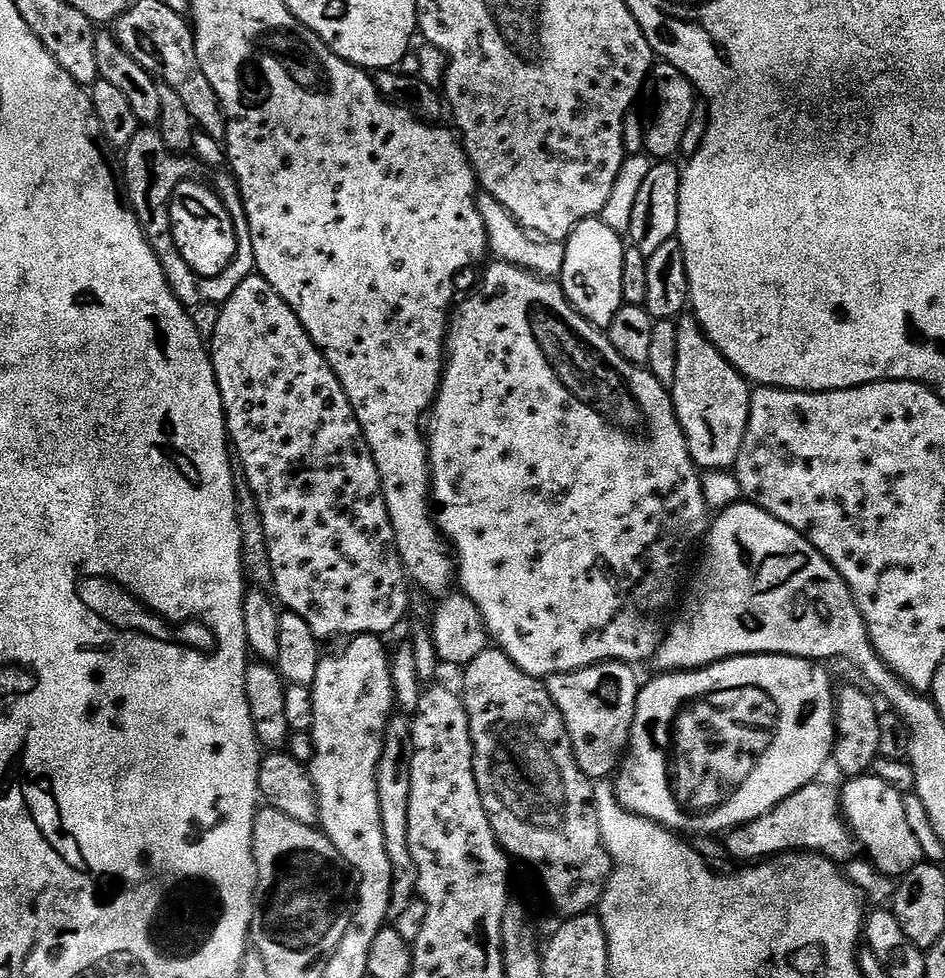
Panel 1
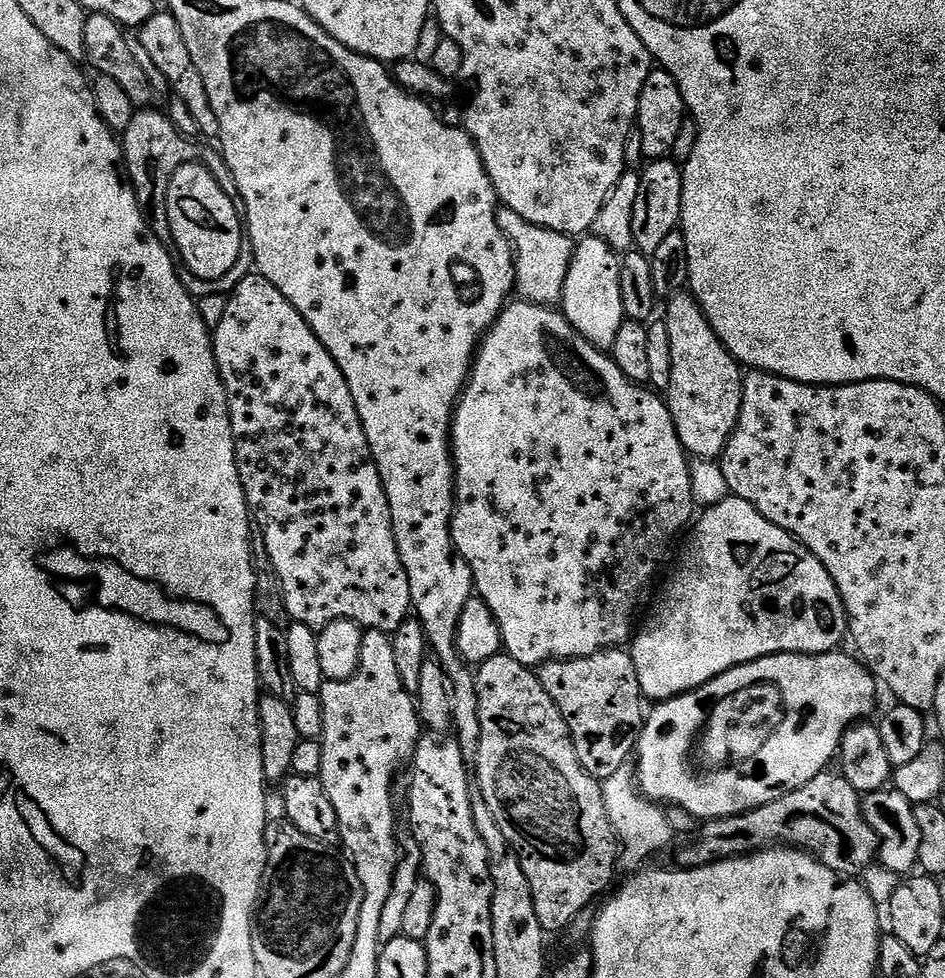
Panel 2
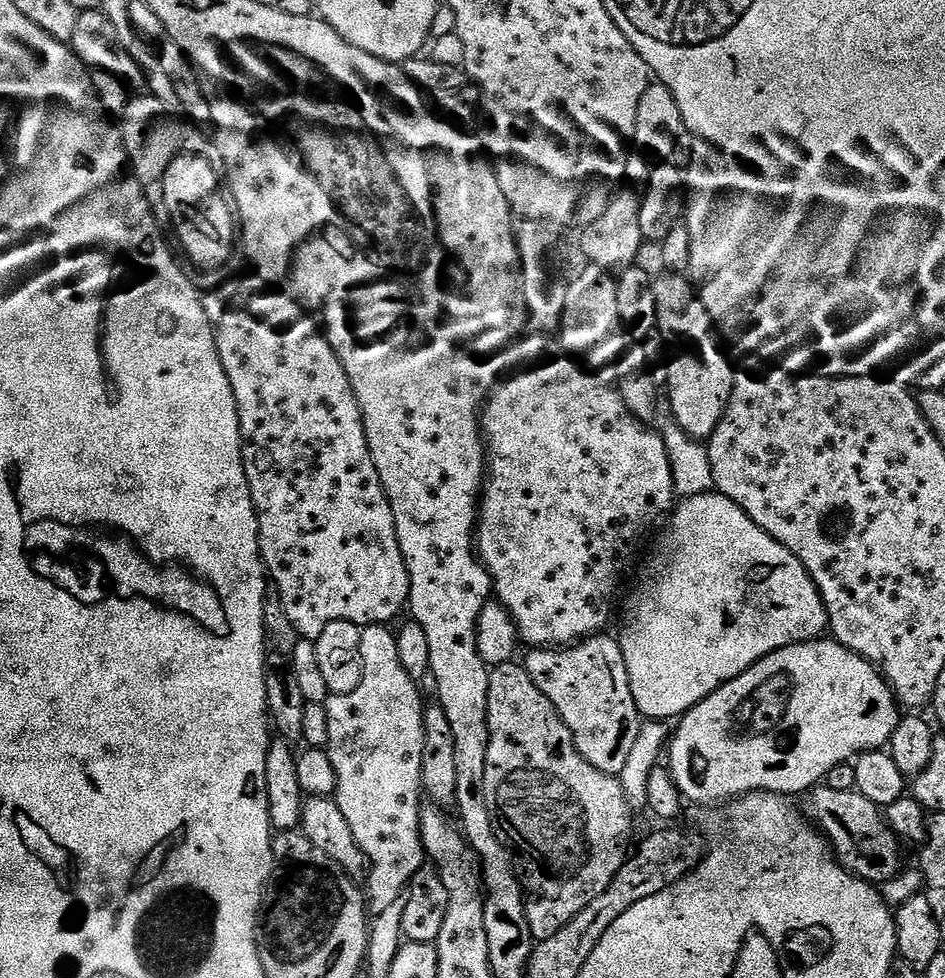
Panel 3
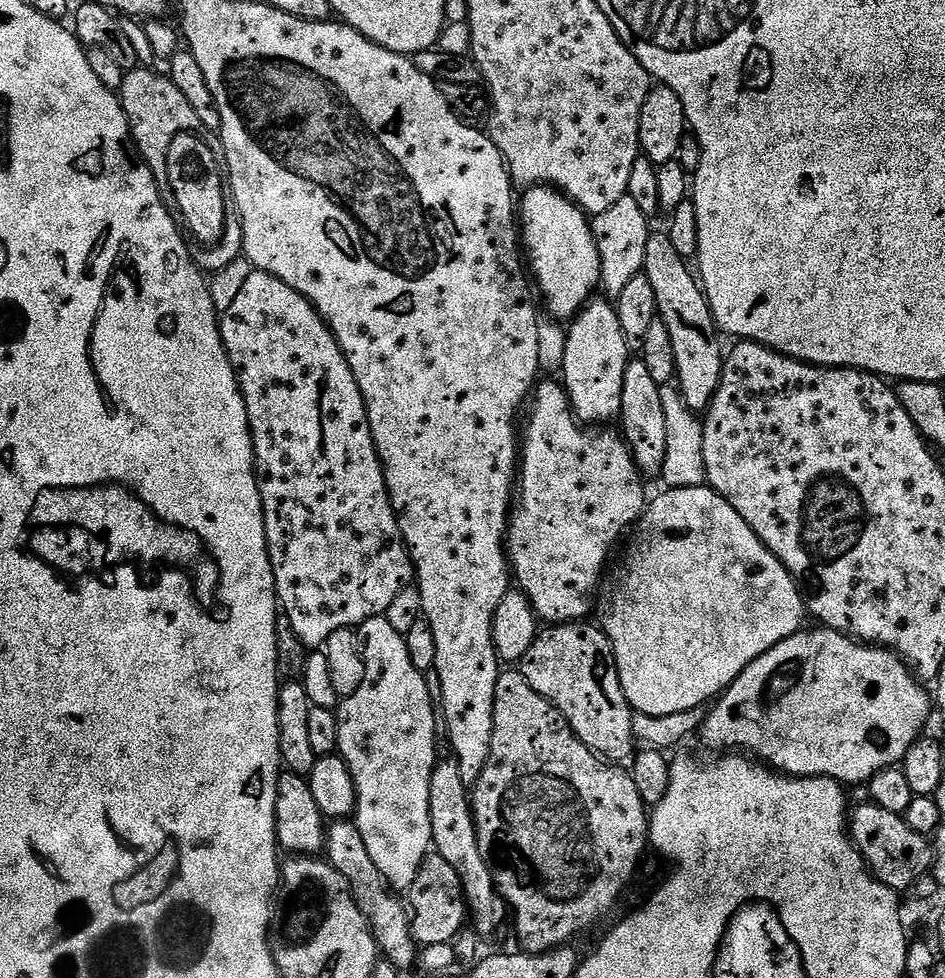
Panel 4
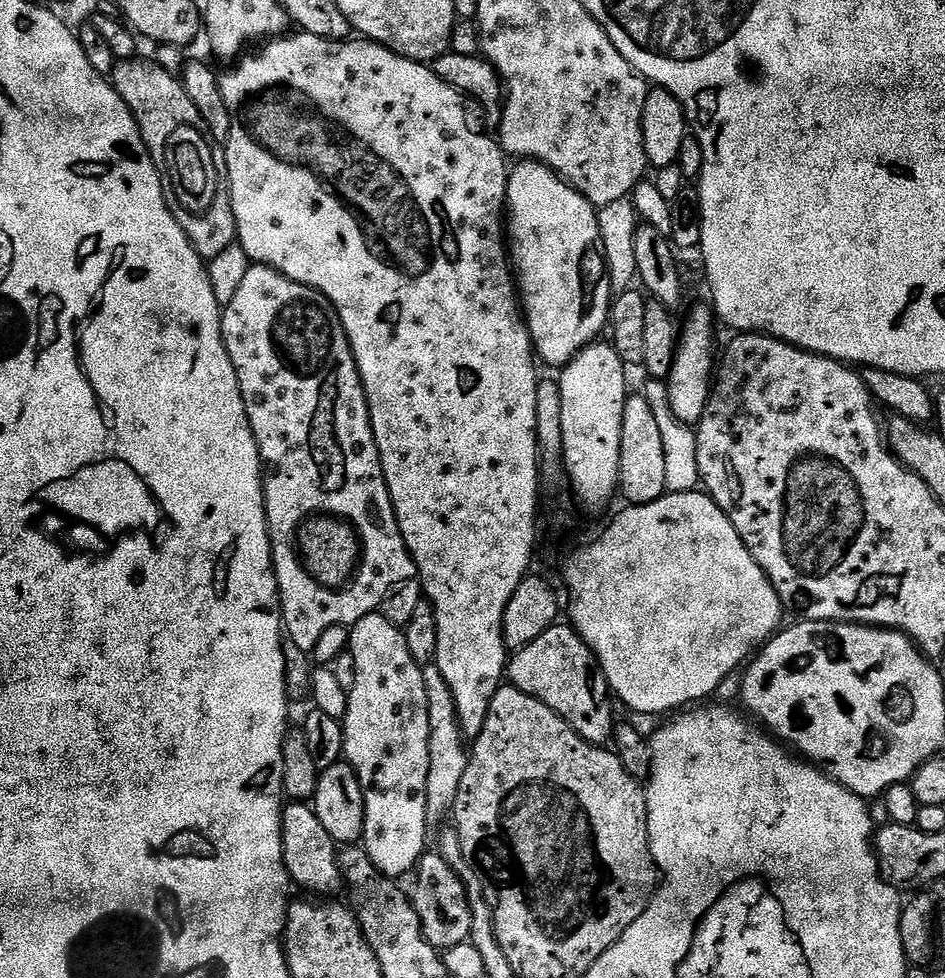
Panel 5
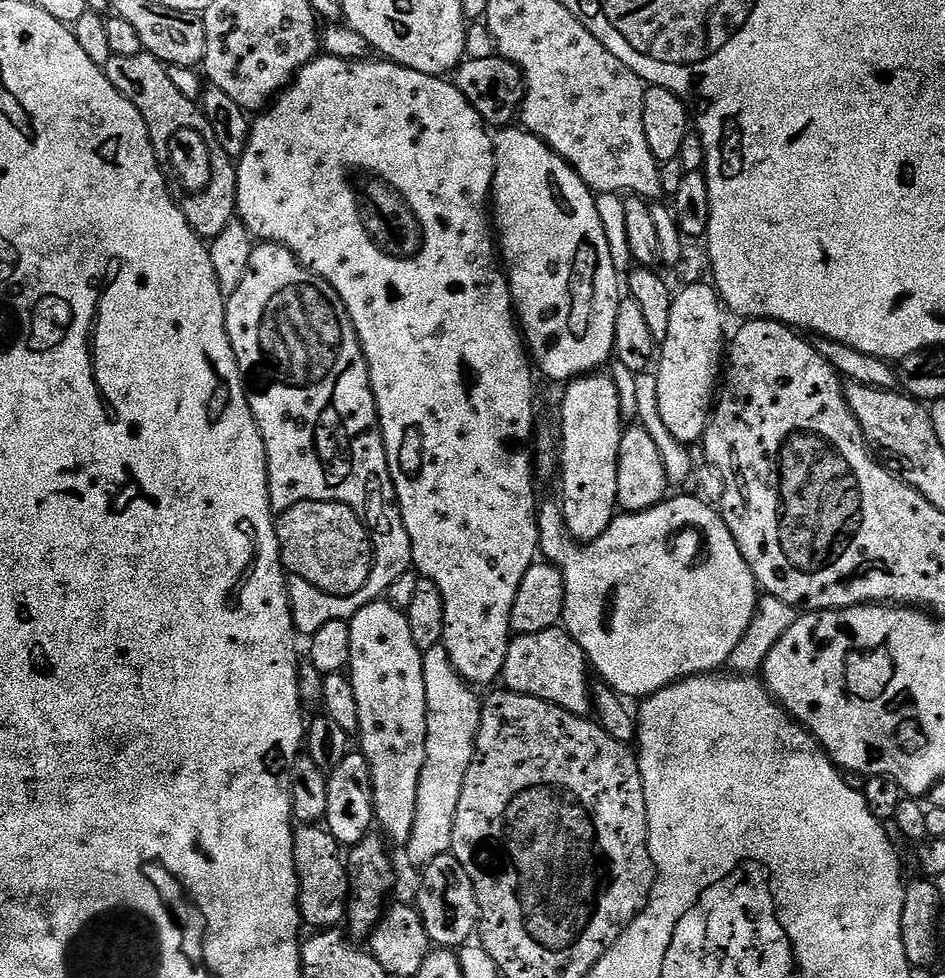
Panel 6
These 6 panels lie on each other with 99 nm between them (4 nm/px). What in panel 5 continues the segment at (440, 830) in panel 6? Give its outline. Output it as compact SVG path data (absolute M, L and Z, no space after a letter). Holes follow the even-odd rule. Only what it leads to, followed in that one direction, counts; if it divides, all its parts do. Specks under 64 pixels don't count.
M434 666L424 668L424 681L426 682L426 694L428 695L428 713L430 714L430 774L426 782L426 806L428 807L429 821L436 822L444 815L451 813L456 807L458 790L462 786L462 774L466 774L466 766L470 755L469 749L464 748L466 737L463 729L460 728L460 718L456 713L456 703L442 678L442 674Z

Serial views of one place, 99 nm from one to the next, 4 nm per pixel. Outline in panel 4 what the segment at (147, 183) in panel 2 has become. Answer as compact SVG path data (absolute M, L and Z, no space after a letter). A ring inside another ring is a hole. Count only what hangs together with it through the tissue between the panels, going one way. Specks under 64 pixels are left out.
M143 66L125 71L118 95L128 119L128 125L132 127L132 140L136 143L136 149L150 166L154 174L154 182L158 182L160 199L164 201L166 210L176 218L180 216L180 210L167 174L168 144L176 135L199 133L204 128L204 123L202 118L198 118L198 114L194 114L194 106L186 102L186 94L182 94L178 86L174 86L171 75L164 73L163 76L156 71L151 67Z

